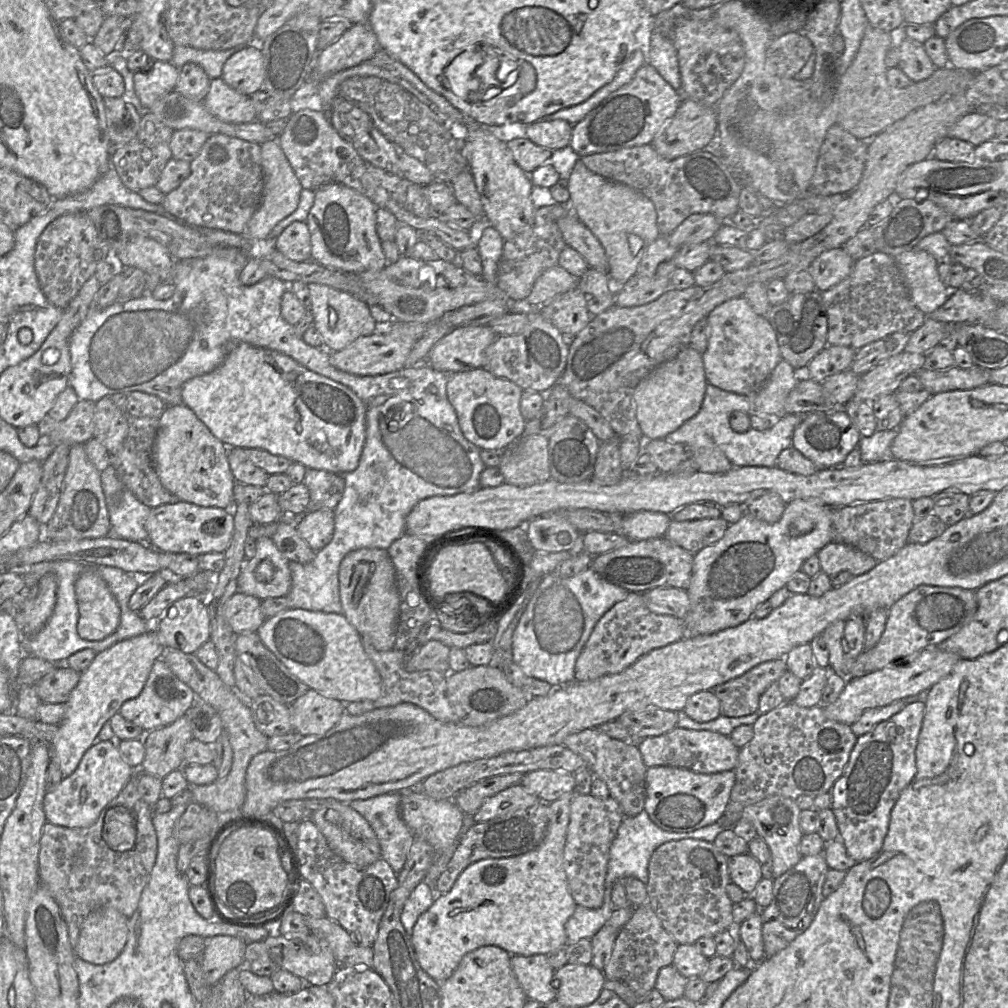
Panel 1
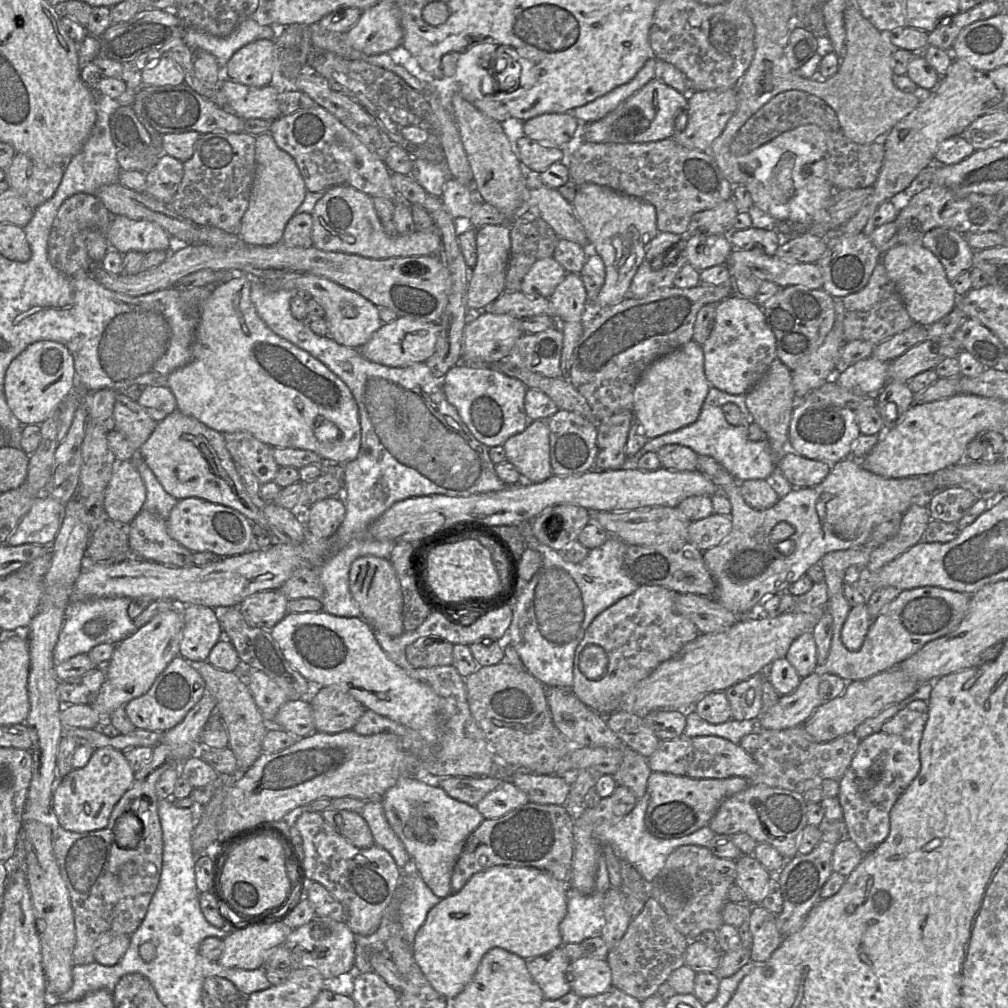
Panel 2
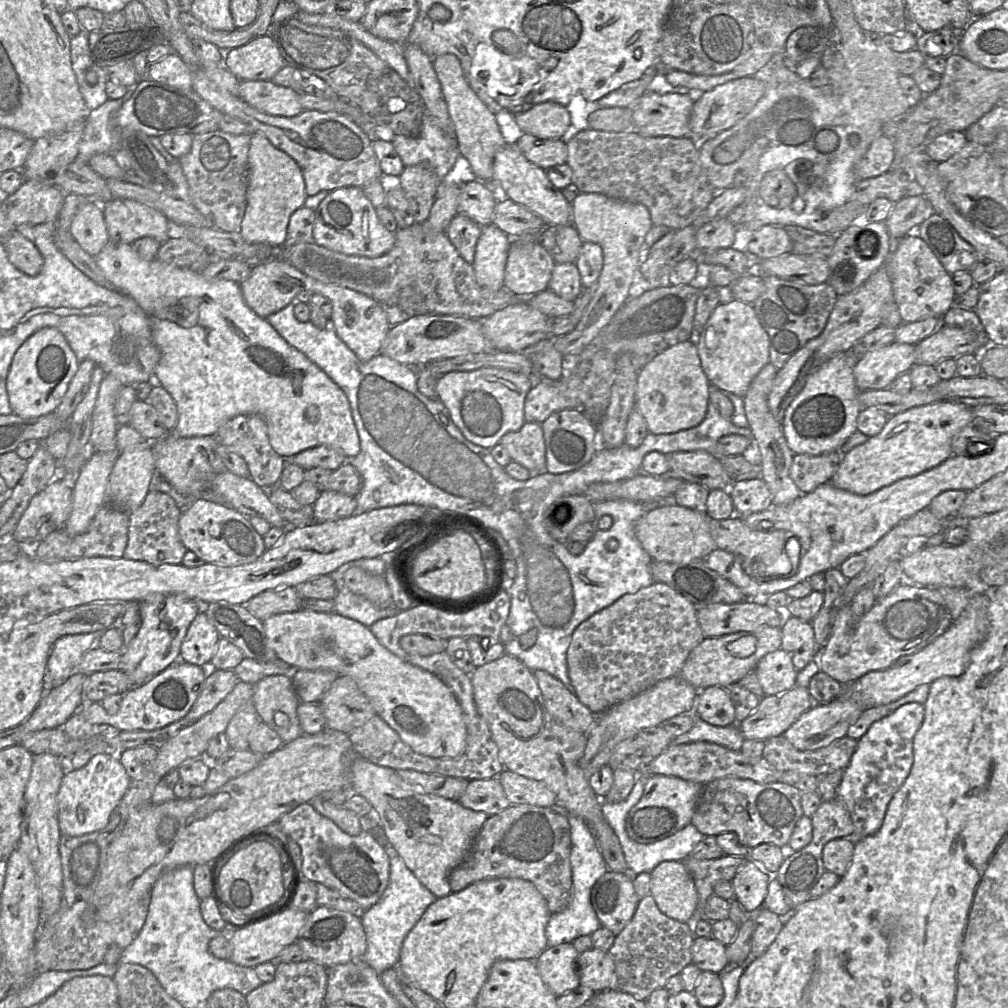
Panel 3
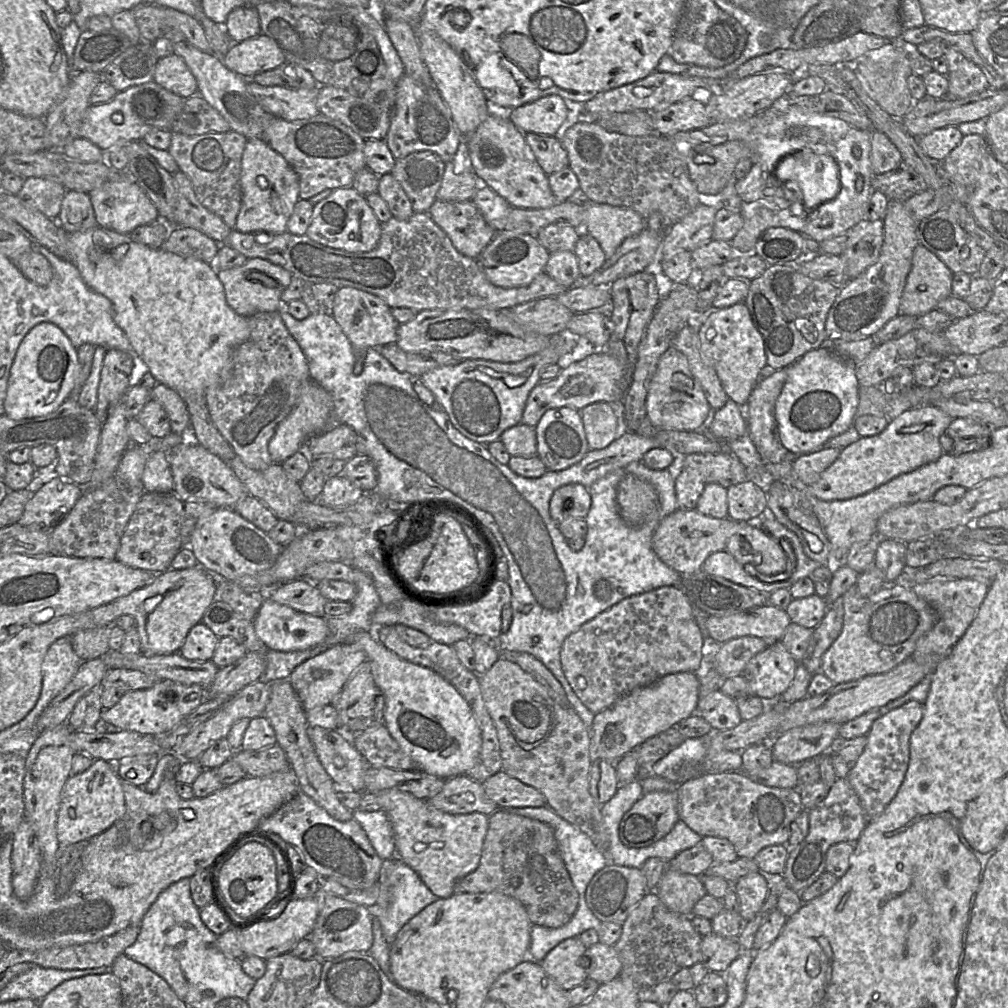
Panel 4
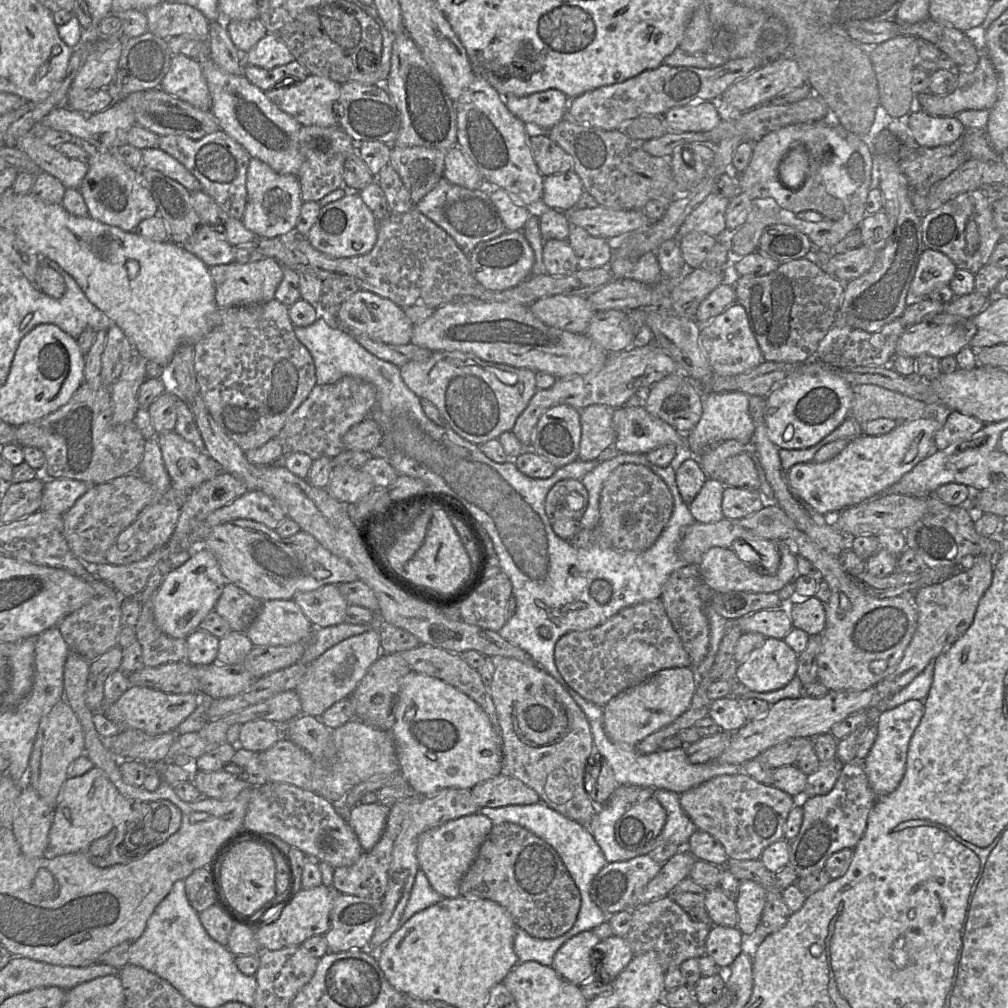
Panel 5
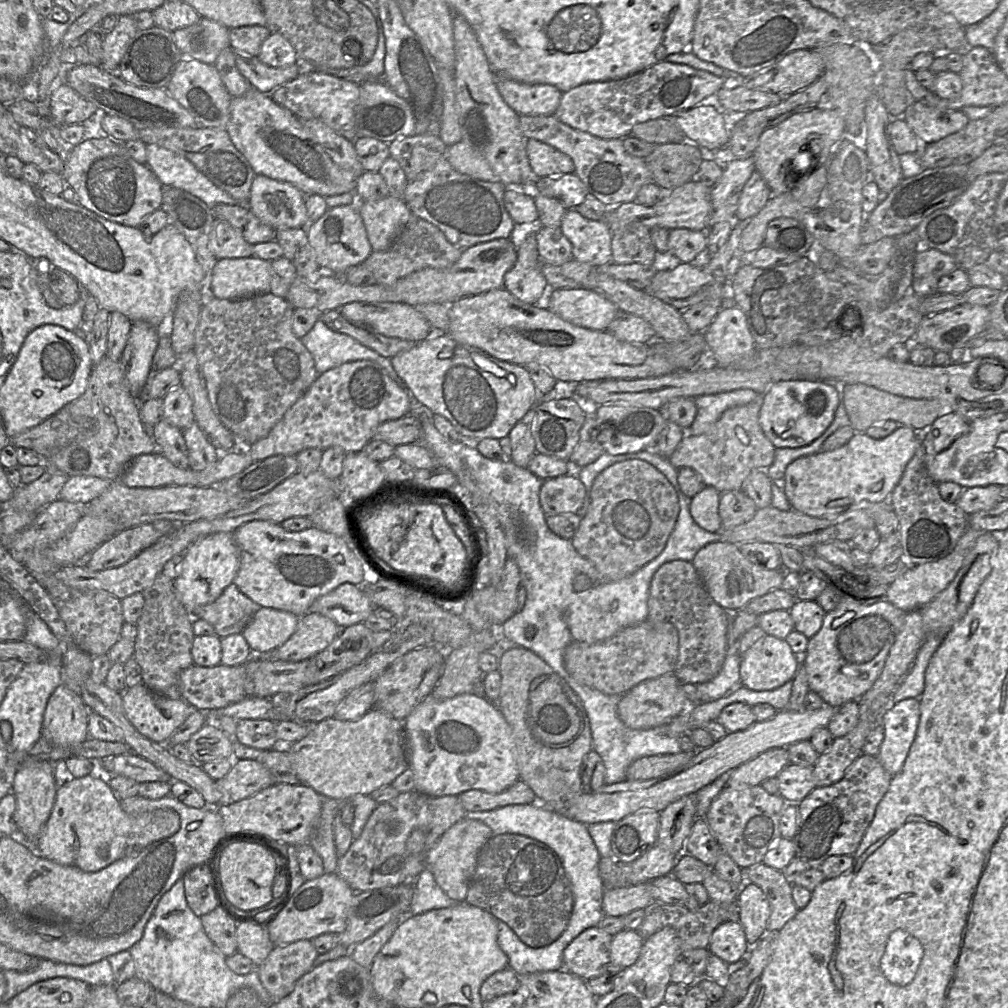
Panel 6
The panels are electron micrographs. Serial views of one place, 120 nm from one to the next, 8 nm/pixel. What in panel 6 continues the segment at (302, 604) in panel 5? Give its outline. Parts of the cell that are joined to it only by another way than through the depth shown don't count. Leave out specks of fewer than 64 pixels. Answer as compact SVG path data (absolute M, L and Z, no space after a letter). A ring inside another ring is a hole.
M344 583L318 597L309 611L322 614L339 627L345 628L363 623L375 608L368 596L356 585Z

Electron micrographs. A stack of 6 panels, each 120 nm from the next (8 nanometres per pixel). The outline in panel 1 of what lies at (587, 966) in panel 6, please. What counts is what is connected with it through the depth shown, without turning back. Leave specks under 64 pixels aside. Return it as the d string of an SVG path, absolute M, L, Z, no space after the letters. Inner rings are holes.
M512 955L511 967L528 1000L542 1003L556 1000L557 991L552 986L556 971L547 955Z

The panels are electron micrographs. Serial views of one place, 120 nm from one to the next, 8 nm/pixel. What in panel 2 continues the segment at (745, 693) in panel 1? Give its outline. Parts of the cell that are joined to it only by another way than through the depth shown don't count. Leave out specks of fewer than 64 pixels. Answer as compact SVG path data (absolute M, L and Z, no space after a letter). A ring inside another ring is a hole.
M759 673L724 691L731 707L733 720L757 720L764 709L762 703L764 679L765 673Z

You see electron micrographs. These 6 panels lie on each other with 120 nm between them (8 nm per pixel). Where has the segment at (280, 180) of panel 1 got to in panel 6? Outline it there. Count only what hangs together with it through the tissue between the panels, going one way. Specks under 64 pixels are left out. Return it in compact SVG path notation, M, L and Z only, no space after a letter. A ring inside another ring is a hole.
M255 175L247 203L236 205L247 205L262 223L274 229L301 228L310 223L304 199L305 195L290 183L271 179L264 175Z

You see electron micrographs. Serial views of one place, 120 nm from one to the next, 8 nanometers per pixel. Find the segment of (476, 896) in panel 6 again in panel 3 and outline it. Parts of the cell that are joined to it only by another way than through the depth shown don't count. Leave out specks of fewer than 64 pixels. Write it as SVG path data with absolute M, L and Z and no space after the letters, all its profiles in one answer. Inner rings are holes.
M511 805L488 817L465 861L449 874L451 893L489 879L517 878L534 884L551 914L564 911L572 899L571 832L567 818L553 808Z

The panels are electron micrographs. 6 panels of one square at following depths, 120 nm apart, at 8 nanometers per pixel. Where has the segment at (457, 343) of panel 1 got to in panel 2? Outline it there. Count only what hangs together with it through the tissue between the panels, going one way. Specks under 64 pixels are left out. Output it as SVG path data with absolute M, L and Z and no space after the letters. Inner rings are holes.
M481 311L465 325L460 363L490 364L503 360L523 333L521 319Z

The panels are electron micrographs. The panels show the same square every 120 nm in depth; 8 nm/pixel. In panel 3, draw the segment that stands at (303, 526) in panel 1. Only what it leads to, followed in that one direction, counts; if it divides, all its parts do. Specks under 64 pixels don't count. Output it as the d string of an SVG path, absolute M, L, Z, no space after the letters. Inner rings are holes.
M323 490L312 507L316 522L333 521L352 516L357 507L357 500L355 496Z

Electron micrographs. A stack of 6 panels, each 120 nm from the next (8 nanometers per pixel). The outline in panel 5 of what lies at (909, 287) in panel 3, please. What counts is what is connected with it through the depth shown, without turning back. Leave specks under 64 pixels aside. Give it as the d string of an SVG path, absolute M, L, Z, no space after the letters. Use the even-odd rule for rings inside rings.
M925 249L909 288L910 300L926 298L935 287L949 285L956 270L955 264L945 254Z

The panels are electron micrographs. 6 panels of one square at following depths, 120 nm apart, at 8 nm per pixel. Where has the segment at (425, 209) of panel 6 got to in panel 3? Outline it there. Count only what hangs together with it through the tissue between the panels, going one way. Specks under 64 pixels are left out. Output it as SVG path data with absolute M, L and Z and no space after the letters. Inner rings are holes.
M457 213L446 229L446 234L460 256L469 264L475 259L477 241L482 227L467 216Z

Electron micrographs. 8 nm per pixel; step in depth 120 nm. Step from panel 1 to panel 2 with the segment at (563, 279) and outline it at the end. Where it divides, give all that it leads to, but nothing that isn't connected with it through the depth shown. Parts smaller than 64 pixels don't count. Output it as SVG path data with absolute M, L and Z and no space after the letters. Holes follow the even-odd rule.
M553 257L540 259L526 273L520 291L531 297L549 298L566 274L566 270Z

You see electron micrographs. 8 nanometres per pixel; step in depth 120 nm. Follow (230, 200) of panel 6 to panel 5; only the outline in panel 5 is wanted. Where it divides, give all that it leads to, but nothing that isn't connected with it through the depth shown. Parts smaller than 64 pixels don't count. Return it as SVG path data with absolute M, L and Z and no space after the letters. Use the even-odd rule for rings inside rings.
M158 147L142 151L142 165L179 182L189 191L201 190L200 183L179 161Z

